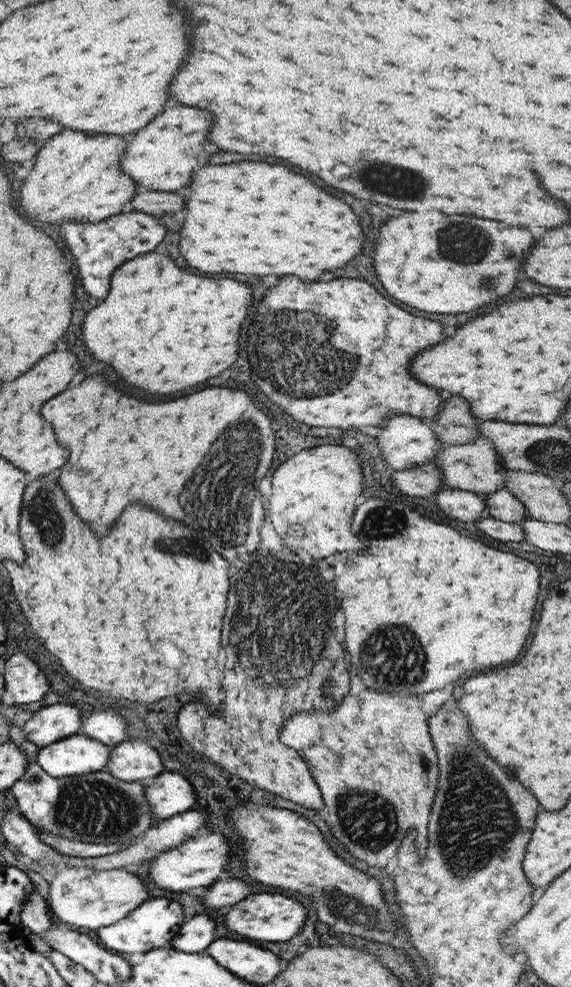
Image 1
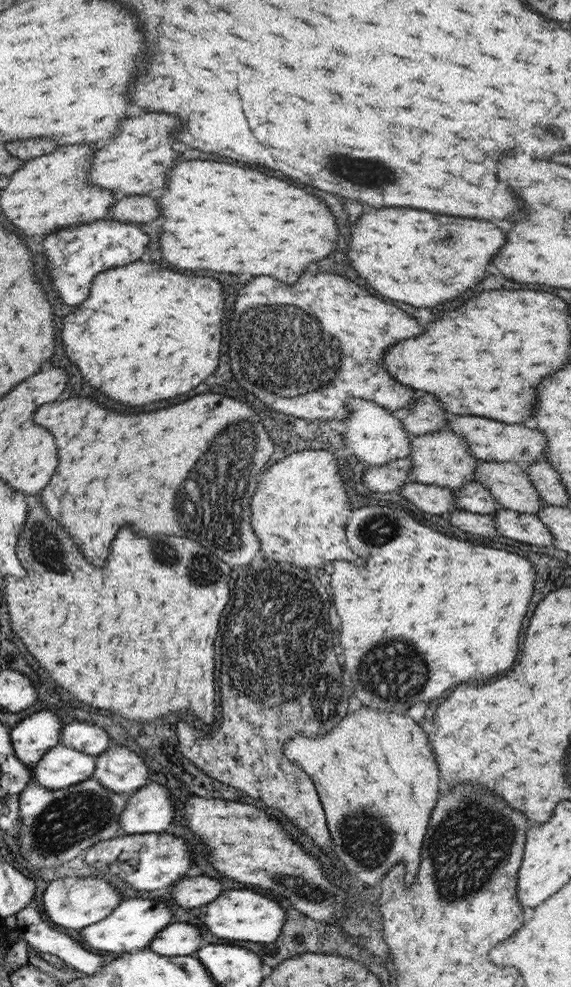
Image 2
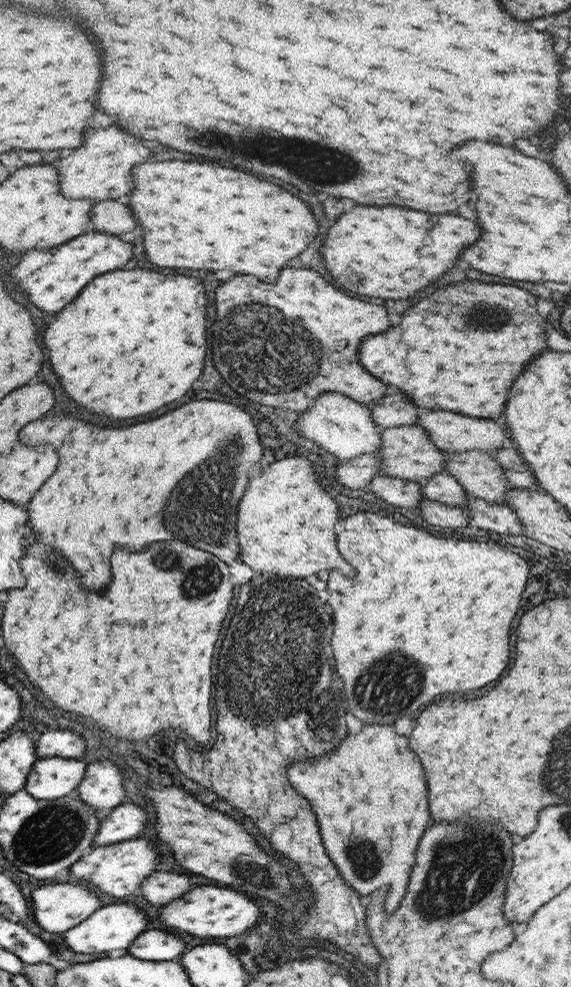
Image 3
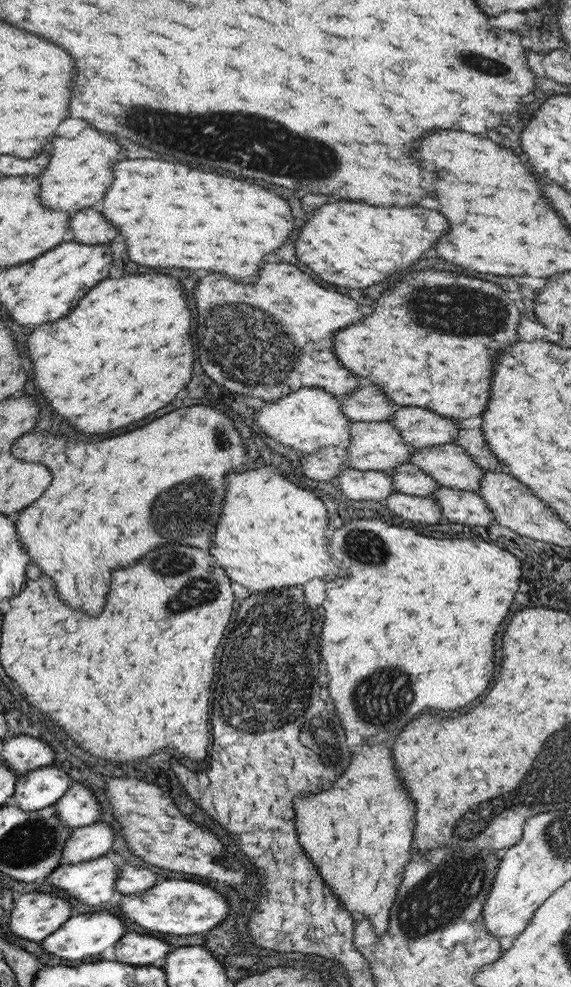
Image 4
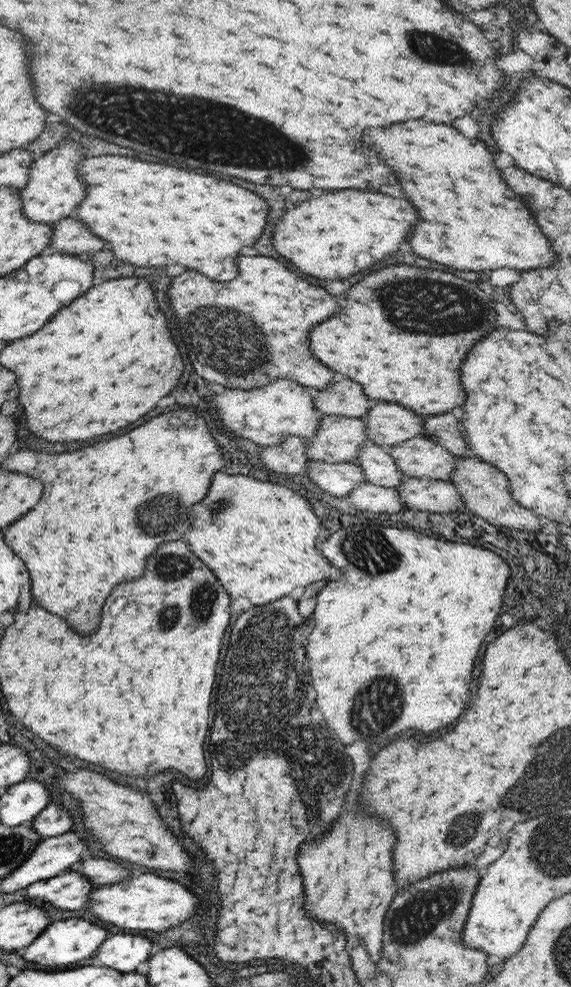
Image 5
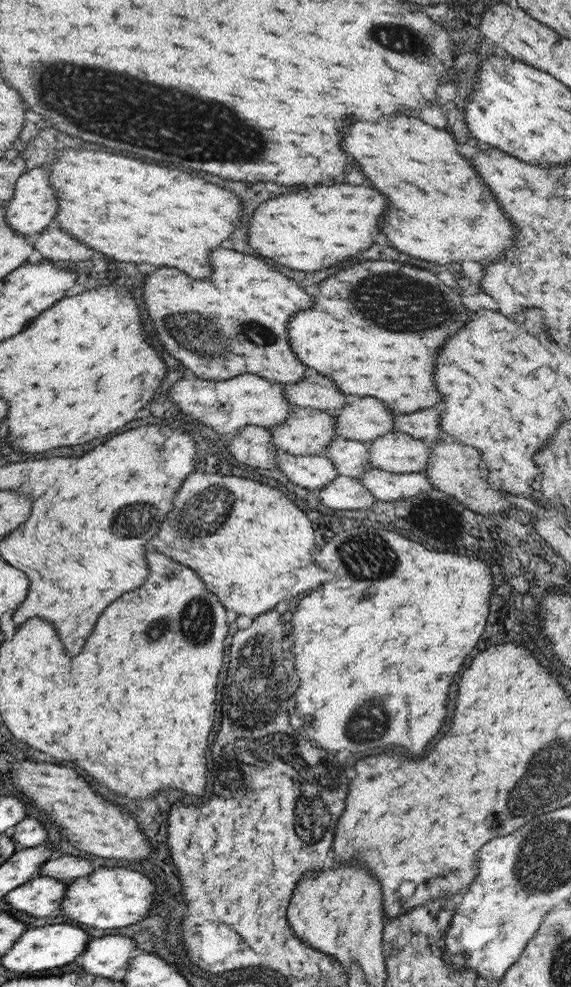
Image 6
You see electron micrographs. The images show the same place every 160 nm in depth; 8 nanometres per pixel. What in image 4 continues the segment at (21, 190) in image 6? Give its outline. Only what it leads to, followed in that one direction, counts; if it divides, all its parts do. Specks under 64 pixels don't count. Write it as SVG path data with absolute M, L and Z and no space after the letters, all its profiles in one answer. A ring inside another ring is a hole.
M87 127L74 138L60 136L52 140L51 144L48 150L50 162L38 176L43 205L74 214L100 202L114 180L112 166L120 158L118 152L122 152L118 142L114 142L108 134L100 134L94 127Z

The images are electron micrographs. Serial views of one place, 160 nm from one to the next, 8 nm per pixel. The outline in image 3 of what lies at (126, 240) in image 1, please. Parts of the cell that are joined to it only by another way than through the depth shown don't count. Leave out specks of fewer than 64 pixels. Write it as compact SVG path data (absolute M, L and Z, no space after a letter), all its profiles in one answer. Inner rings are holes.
M91 231L54 248L26 252L22 256L22 262L10 272L10 276L24 290L24 294L36 308L40 308L42 312L56 314L66 304L74 302L74 298L82 292L86 284L90 284L92 278L122 268L128 260L132 260L132 256L132 244L122 242L113 234Z

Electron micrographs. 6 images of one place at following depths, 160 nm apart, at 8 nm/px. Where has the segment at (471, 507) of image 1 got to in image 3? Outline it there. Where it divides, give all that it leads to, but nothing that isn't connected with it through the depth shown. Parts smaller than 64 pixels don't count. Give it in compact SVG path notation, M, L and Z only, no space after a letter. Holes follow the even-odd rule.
M384 474L375 476L368 490L382 500L393 506L402 507L406 511L414 511L416 506L426 499L417 481L389 477Z

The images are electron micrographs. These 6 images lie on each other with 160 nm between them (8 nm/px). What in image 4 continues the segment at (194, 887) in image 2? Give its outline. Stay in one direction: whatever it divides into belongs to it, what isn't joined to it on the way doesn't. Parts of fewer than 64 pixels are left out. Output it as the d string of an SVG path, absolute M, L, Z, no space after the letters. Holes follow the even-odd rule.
M125 865L118 868L115 892L117 895L138 895L158 885L160 880L160 874L154 874L152 870Z

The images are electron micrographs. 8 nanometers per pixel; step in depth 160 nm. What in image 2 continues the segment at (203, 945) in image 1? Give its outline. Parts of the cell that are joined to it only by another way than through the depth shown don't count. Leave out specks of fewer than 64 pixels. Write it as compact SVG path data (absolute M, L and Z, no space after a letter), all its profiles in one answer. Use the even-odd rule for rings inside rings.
M176 920L154 938L148 949L161 955L190 955L202 946L200 930L192 924Z

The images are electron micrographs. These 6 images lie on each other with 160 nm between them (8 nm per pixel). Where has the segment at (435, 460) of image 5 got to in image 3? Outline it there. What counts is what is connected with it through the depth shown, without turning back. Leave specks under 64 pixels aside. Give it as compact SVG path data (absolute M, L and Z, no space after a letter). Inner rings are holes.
M478 449L449 453L448 474L455 476L470 497L482 498L486 502L505 504L511 484L504 469L492 454Z

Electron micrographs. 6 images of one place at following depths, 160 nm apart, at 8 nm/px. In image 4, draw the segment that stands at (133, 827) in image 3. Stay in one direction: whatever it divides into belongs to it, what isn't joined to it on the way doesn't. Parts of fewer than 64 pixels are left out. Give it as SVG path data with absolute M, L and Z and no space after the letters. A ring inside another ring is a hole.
M102 821L75 828L63 849L59 866L72 866L101 857L111 850L116 840L116 828Z

